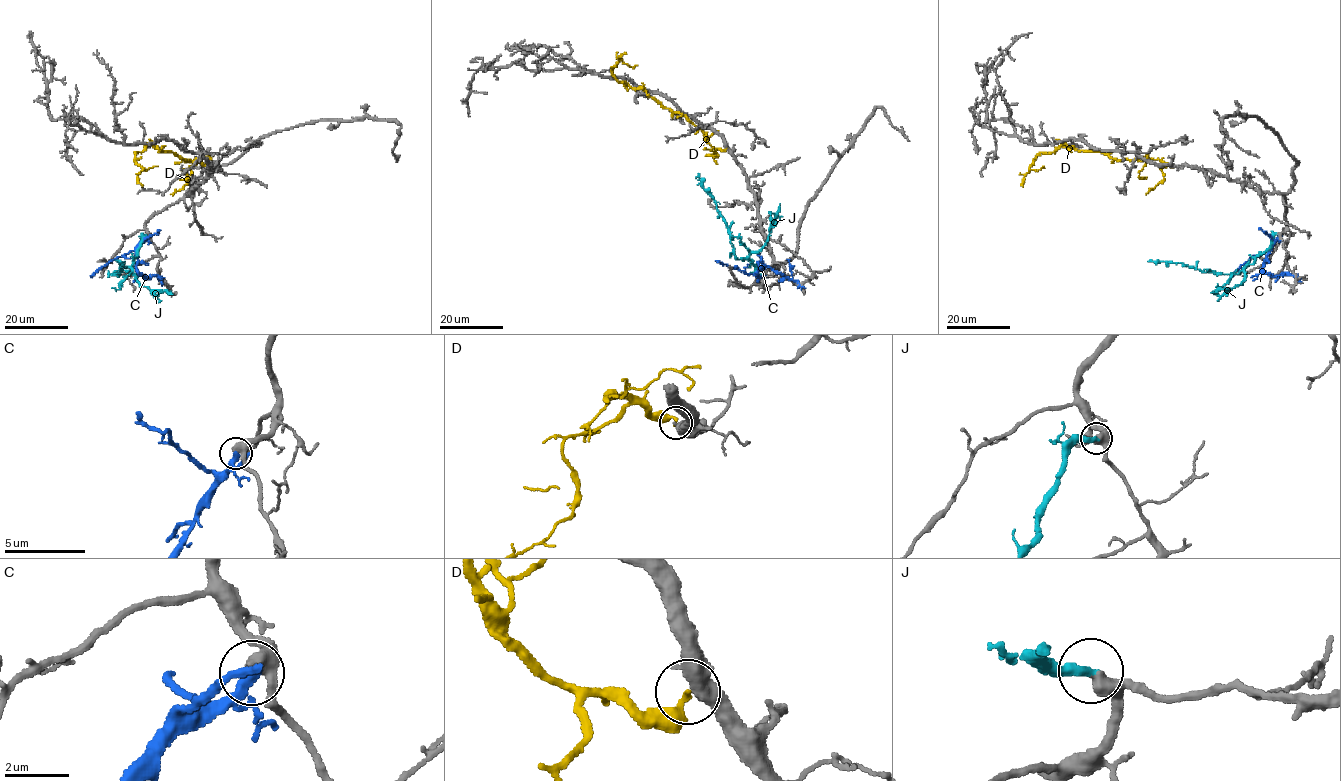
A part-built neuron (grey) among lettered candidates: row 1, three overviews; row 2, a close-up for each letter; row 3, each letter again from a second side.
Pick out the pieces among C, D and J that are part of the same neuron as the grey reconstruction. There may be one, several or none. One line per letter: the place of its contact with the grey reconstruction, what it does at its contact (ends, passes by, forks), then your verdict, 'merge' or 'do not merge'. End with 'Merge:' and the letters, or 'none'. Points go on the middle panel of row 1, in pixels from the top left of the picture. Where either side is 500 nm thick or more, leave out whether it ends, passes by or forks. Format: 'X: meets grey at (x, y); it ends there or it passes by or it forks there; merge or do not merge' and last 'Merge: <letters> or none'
C: meets grey at (762, 275); it ends there; do not merge
D: meets grey at (725, 148); do not merge
J: meets grey at (761, 274); it ends there; merge
Merge: J

